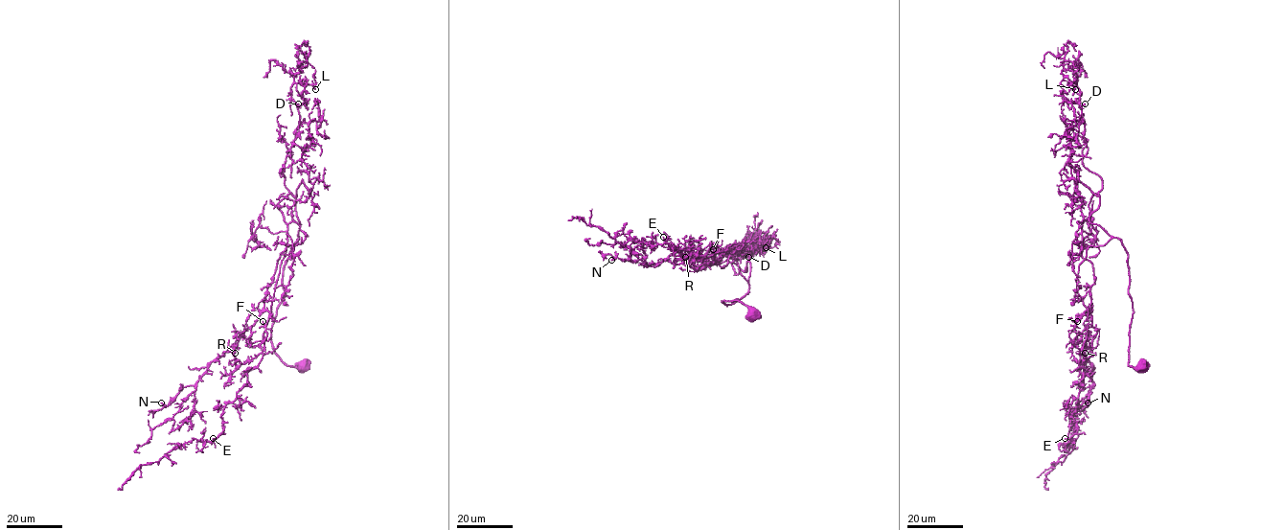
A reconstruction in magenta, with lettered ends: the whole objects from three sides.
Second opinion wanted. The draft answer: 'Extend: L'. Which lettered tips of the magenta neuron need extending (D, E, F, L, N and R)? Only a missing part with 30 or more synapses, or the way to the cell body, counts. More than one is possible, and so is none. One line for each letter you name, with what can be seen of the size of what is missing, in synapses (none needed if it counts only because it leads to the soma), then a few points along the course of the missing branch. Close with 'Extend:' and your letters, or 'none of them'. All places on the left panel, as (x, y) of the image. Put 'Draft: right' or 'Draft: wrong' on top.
Draft: wrong
Extend: none of them

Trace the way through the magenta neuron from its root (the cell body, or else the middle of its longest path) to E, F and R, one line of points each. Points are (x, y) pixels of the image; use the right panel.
E: (1140, 365), (1128, 365), (1128, 253), (1112, 238), (1090, 246), (1079, 265), (1089, 324), (1077, 431), (1065, 438)
F: (1140, 365), (1128, 365), (1134, 309), (1116, 238), (1090, 246), (1079, 265), (1078, 294), (1090, 304), (1077, 321)
R: (1140, 365), (1128, 365), (1134, 309), (1116, 238), (1090, 246), (1079, 265), (1096, 331), (1085, 353)

